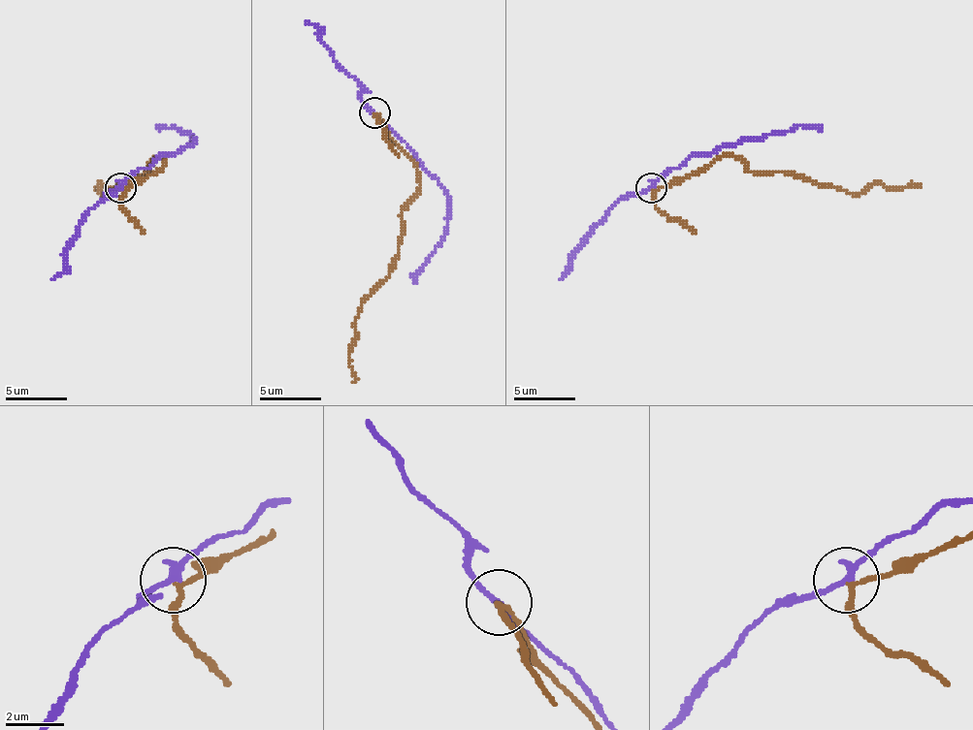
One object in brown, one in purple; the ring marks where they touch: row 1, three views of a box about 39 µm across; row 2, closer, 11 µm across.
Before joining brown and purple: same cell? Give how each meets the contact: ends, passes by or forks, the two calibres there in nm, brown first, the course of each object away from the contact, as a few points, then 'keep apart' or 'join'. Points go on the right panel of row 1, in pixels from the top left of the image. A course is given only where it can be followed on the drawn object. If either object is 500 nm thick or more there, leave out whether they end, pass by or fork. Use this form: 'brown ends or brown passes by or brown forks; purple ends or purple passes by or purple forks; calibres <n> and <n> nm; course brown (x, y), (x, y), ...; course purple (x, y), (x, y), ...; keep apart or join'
brown passes by; purple passes by; calibres 140 and 200 nm; course brown (652, 190), (680, 183), (729, 156), (751, 172), (782, 172), (850, 193), (861, 193), (874, 183), (921, 183); course purple (652, 187), (692, 156), (711, 156), (735, 143), (778, 135), (797, 125), (822, 125); keep apart

